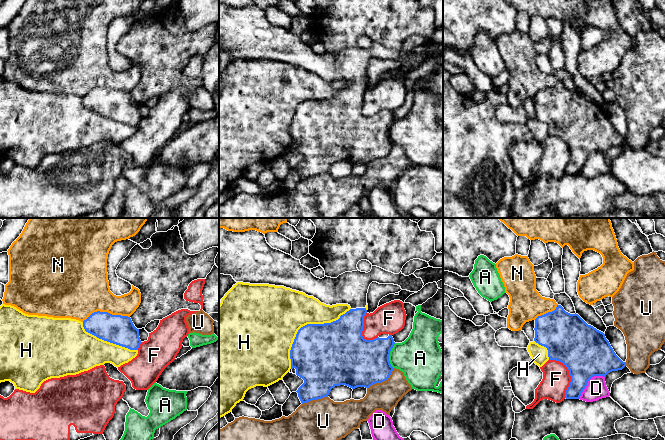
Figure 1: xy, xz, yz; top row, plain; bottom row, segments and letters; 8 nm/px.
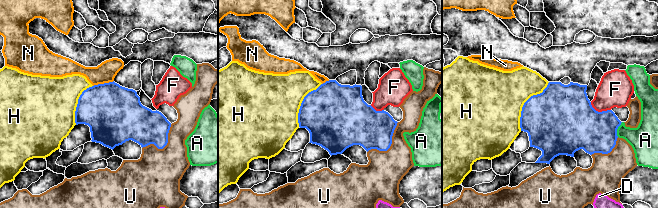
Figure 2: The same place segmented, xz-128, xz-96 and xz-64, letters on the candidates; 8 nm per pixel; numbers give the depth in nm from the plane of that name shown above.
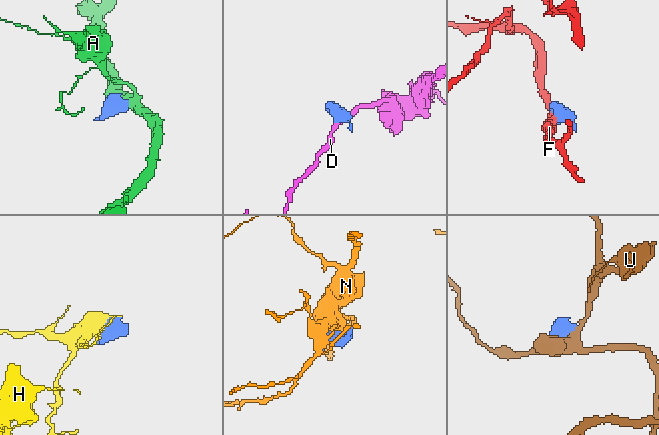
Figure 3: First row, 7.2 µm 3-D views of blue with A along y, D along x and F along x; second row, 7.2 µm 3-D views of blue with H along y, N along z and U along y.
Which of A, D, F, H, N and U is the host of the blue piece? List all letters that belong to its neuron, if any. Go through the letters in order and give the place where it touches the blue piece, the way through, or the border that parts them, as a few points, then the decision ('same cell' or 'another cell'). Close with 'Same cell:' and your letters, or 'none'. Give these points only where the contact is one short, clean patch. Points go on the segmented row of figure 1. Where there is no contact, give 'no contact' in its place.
A: meets blue in xz at (389, 354); another cell
D: meets blue in yz at (587, 382); another cell
F: meets blue in yz at (569, 374); another cell
H: meets blue in xz at (305, 325); another cell
N: meets blue in xy at (105, 312); another cell
U: meets blue in xz at (382, 381); another cell
Same cell: none

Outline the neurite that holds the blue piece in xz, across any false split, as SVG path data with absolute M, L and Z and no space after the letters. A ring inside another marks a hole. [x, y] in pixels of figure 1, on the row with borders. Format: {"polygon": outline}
{"polygon": "M219 228L219 274L231 275L236 282L284 286L303 292L308 296L313 296L326 305L348 304L351 307L349 311L341 315L336 321L324 324L307 324L298 330L290 350L290 359L291 369L295 368L296 375L304 380L304 383L296 391L302 404L328 397L331 389L335 386L345 385L352 389L357 387L369 388L373 384L386 381L393 371L389 355L395 342L392 335L389 335L387 338L377 337L373 340L366 340L362 336L364 316L367 313L366 305L369 286L372 282L394 284L400 286L402 290L418 292L424 285L422 279L417 278L414 273L409 276L405 276L402 272L394 274L377 266L372 266L371 271L368 273L357 270L345 272L337 278L325 276L320 279L315 277L310 269L304 267L300 260L272 248L267 243L263 233L256 230L233 232L224 228Z"}

